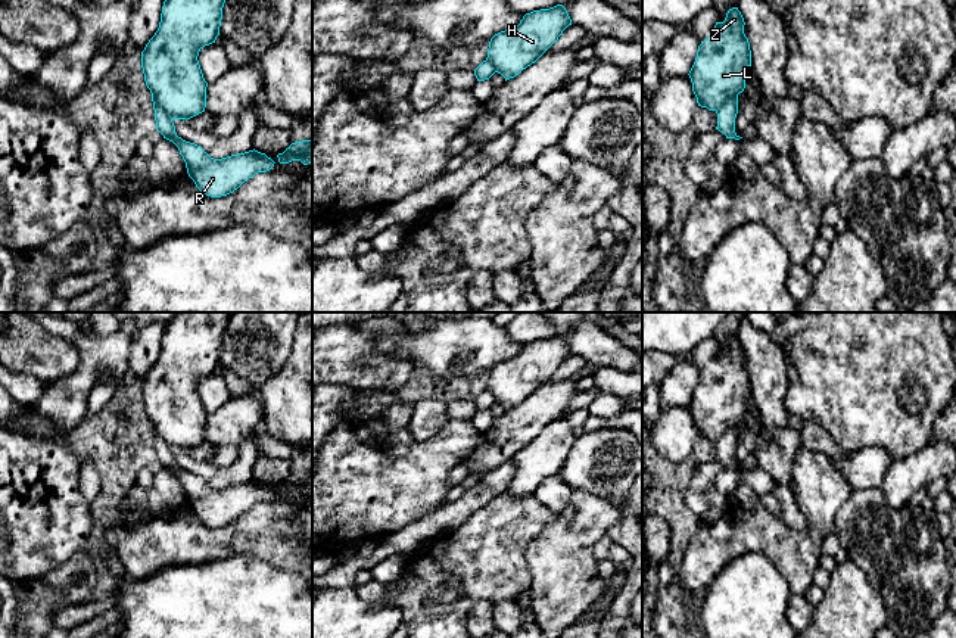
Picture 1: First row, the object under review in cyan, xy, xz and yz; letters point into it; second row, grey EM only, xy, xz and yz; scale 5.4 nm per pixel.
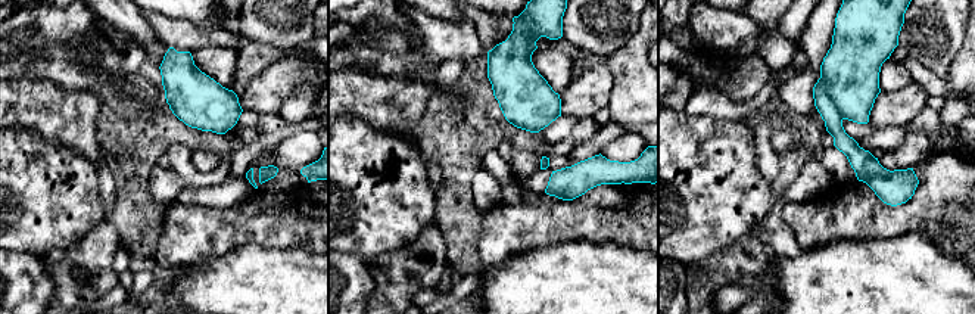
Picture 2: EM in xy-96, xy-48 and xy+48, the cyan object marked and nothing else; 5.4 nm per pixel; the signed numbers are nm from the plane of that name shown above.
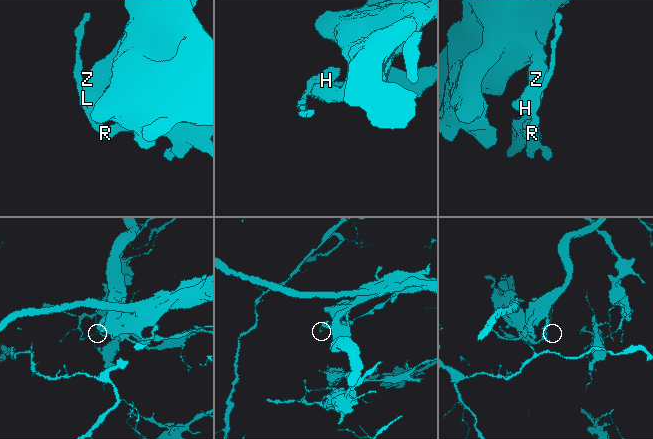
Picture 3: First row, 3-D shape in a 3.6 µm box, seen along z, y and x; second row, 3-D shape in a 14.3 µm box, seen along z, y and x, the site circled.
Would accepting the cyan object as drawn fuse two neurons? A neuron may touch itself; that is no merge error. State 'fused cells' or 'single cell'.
single cell

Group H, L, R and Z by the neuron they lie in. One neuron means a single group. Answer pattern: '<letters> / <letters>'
H L R Z

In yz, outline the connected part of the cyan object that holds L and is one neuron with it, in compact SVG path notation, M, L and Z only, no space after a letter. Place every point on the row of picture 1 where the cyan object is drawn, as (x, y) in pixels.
M738 7L729 9L725 21L716 22L711 34L698 46L688 74L698 106L714 111L716 130L735 140L742 139L735 133L738 94L745 88L747 69L751 66L744 25Z

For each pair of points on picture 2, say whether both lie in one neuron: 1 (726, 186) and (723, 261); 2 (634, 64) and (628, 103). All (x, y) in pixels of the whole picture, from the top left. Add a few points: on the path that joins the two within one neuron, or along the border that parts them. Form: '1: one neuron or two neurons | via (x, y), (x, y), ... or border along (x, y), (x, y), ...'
1: two neurons | border along (748, 233), (692, 264)
2: one neuron | via (634, 74), (634, 93)

